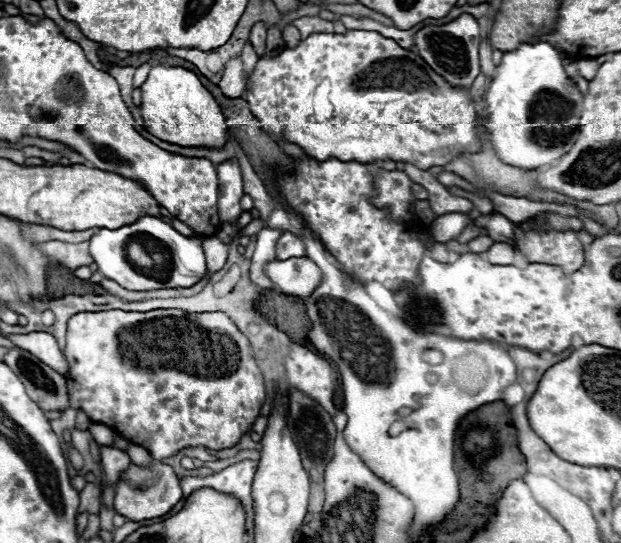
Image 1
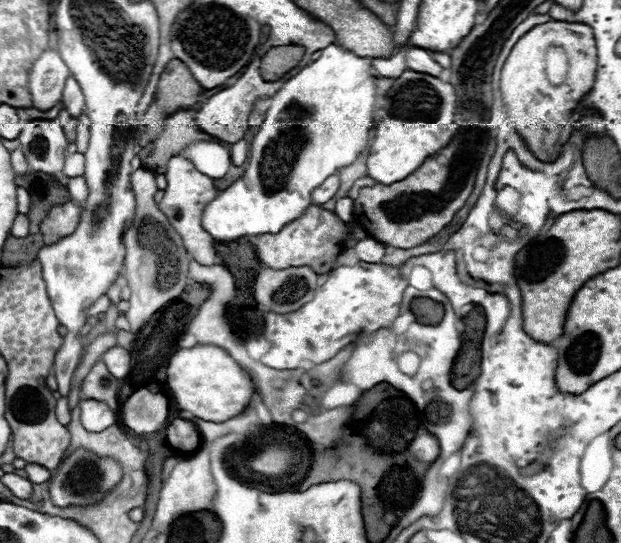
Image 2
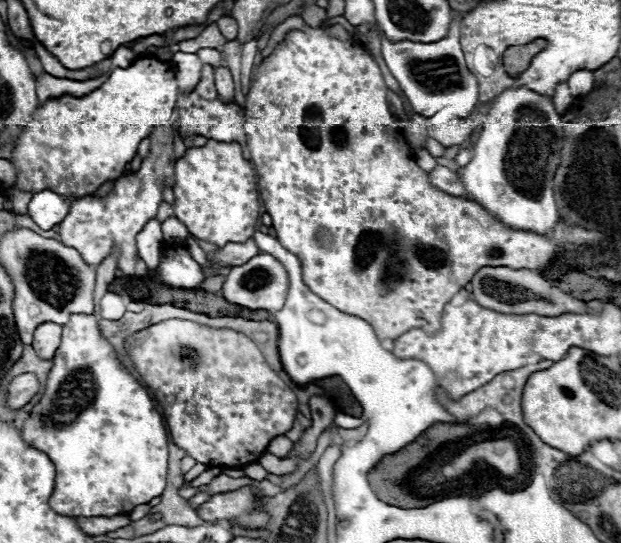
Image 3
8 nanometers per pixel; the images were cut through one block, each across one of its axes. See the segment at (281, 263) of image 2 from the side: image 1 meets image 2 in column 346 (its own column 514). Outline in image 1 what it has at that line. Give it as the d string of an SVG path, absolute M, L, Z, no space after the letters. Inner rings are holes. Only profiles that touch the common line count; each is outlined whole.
M518 224L514 234L516 244L528 262L558 264L564 272L574 272L584 264L584 246L578 242L574 230L540 232L524 230L524 224Z

